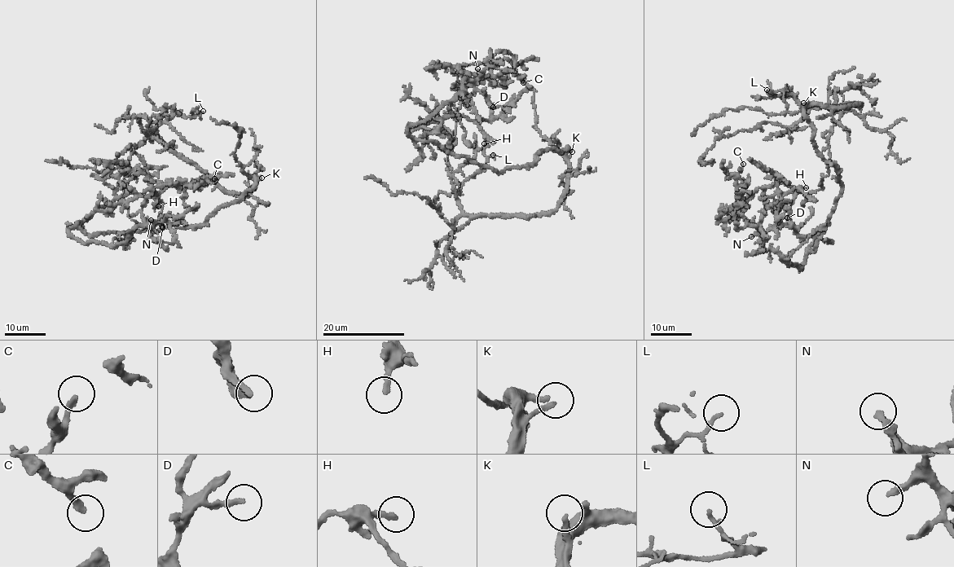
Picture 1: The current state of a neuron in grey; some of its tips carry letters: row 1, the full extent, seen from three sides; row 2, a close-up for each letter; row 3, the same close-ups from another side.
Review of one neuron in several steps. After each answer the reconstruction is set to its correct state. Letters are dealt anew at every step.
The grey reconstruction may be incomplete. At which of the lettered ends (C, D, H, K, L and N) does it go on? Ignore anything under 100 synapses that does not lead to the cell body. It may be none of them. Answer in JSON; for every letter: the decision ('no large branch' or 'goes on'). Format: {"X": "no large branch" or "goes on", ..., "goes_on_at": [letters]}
{"C": "no large branch", "D": "no large branch", "H": "no large branch", "K": "goes on", "L": "no large branch", "N": "no large branch", "goes_on_at": ["K"]}

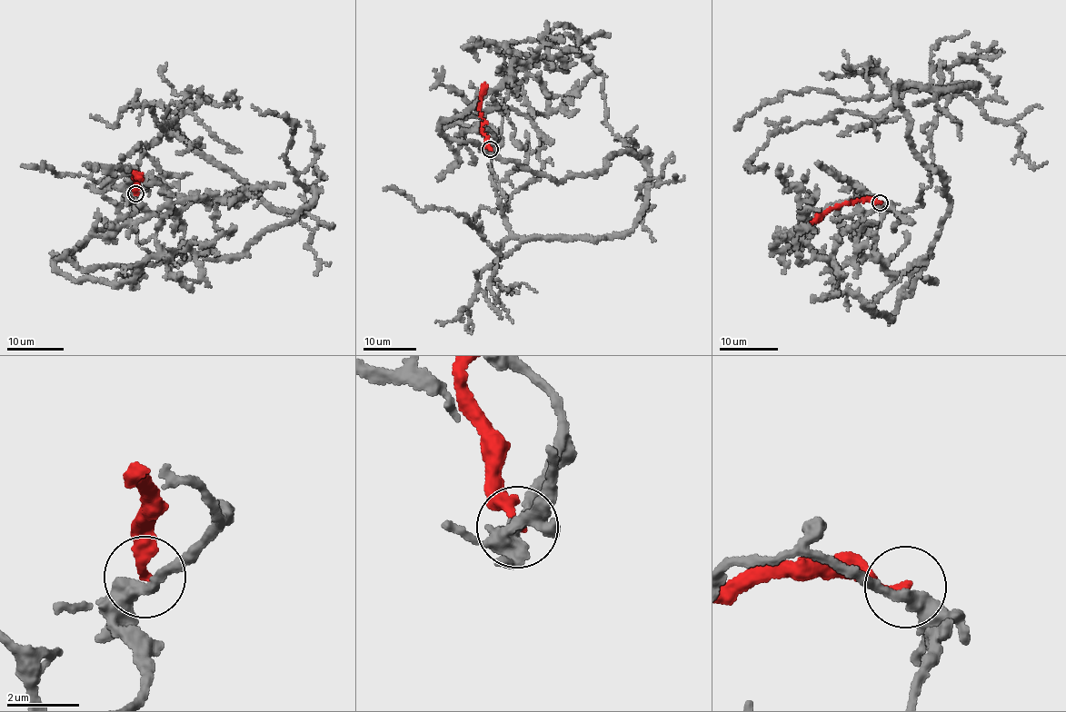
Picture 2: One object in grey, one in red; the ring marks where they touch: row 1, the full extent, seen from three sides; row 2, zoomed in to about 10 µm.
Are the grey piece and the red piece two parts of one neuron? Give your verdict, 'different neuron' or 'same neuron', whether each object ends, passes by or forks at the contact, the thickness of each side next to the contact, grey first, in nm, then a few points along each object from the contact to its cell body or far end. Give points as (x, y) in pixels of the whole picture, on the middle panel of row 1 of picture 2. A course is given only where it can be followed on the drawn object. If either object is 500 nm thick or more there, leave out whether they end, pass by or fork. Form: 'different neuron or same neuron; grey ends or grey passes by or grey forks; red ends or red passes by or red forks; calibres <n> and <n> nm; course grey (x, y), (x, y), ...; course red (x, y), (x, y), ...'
different neuron; grey passes by; red ends; calibres 400 and 240 nm; course grey (490, 149), (448, 141), (559, 182), (647, 150), (639, 221), (505, 219), (506, 52), (561, 41); course red (489, 150), (482, 126), (483, 118), (478, 108), (485, 83)

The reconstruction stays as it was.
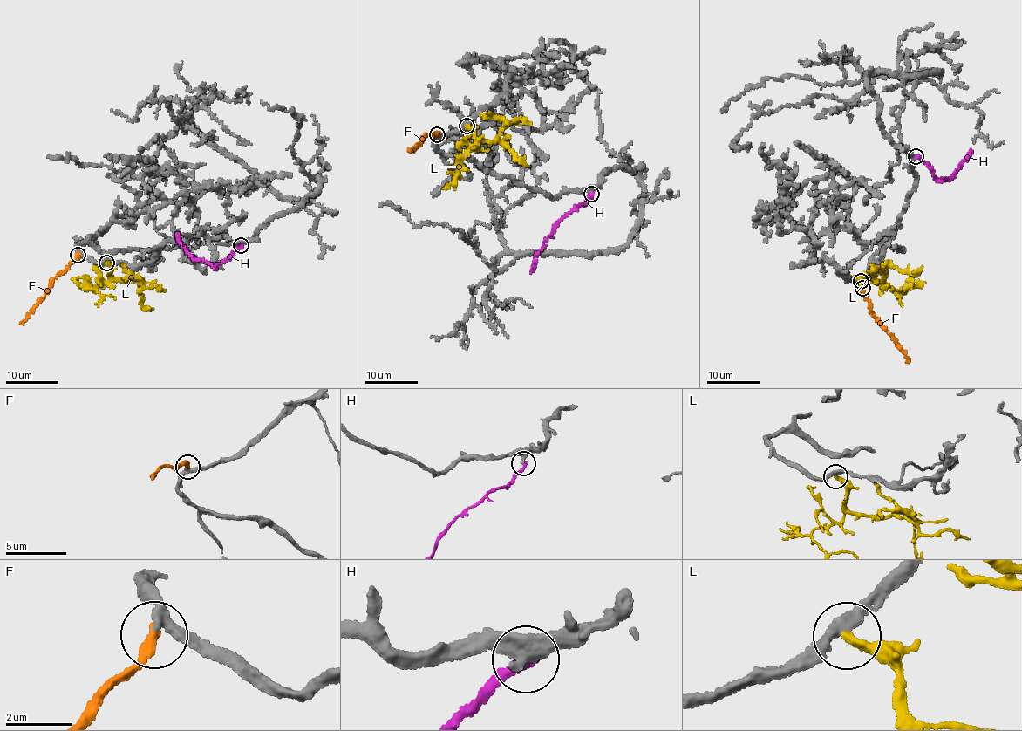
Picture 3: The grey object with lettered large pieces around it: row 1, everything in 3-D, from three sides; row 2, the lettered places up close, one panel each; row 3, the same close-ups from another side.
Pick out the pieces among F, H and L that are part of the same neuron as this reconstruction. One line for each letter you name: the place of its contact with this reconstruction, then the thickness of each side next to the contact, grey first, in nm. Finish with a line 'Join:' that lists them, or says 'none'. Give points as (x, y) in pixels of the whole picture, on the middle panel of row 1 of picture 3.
F: meets grey at (437, 134); 260 nm thick on the grey side, 280 nm on the other
Join: F

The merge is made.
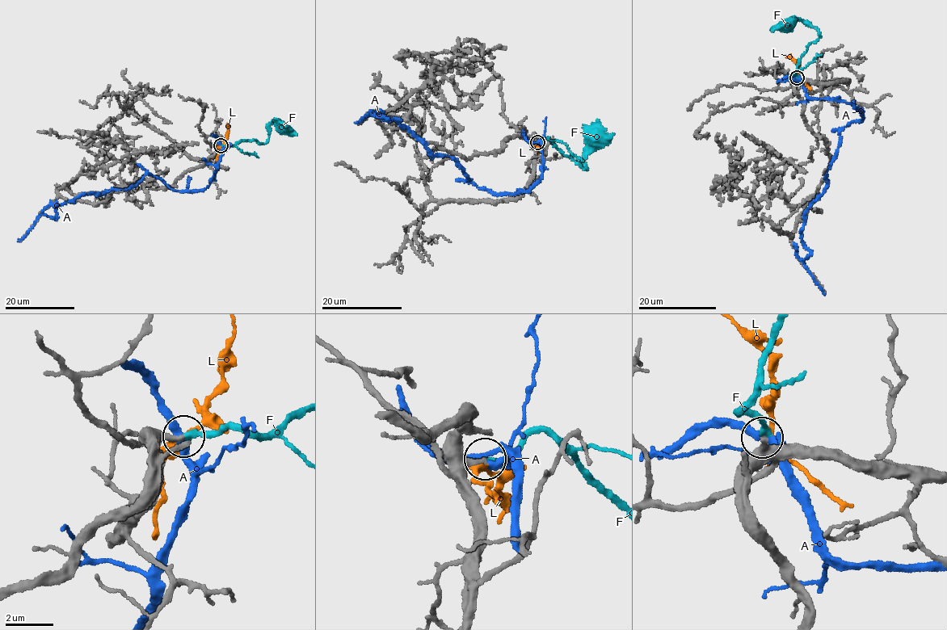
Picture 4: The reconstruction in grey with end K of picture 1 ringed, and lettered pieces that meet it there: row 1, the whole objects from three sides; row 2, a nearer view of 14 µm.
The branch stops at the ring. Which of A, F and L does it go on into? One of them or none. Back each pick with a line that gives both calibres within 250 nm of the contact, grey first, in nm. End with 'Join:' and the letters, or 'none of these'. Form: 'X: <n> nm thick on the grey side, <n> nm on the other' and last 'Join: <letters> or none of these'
F: 240 nm thick on the grey side, 280 nm on the other
Join: F

